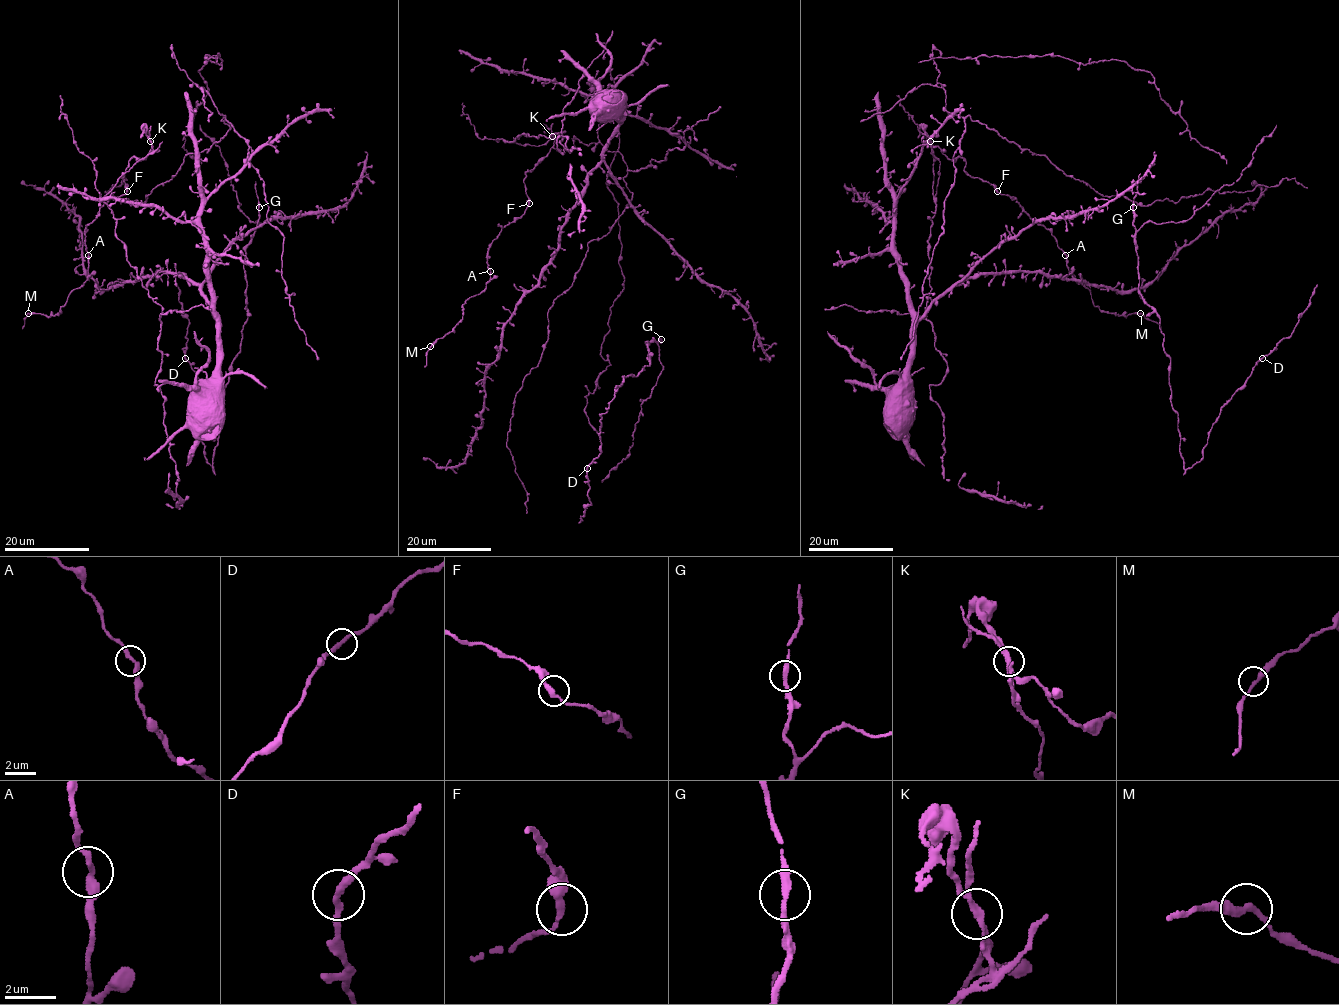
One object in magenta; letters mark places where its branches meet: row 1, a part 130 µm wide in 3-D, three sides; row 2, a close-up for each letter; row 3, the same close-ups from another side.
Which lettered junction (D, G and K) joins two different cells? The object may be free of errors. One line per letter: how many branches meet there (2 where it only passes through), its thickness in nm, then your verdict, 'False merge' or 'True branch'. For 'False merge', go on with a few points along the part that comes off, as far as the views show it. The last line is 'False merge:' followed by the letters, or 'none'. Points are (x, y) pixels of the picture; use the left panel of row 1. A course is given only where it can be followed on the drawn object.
D: Branches: 2. Thickness 280 nm. True branch
G: Branches: 2. Thickness 280 nm. True branch
K: Branches: 2. Thickness 240 nm. False merge. Course of the part to remove: (151, 142), (144, 159), (128, 162), (125, 194), (85, 227), (88, 279), (60, 312), (29, 313), (22, 328)
False merge: K

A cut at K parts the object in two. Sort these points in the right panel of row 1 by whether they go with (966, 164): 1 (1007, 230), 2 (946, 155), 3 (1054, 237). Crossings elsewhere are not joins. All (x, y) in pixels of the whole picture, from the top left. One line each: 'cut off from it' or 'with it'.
1: cut off from it
2: with it
3: with it

